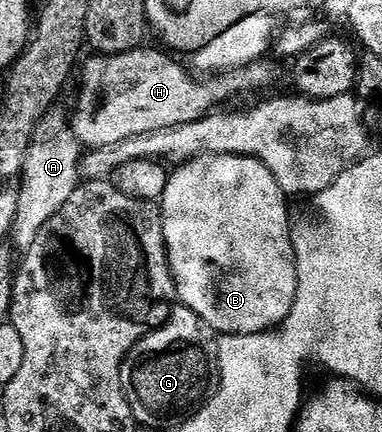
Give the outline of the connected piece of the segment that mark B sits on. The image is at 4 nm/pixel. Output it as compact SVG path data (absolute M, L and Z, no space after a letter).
M204 155L201 159L192 159L190 163L180 164L170 174L169 184L161 195L159 206L173 283L177 287L180 302L190 307L214 332L227 335L258 335L260 331L272 331L291 313L291 305L295 305L297 292L297 259L293 256L291 214L289 215L289 207L285 202L285 190L279 185L279 181L275 181L271 169L267 169L267 165L261 160L248 159L245 155Z

